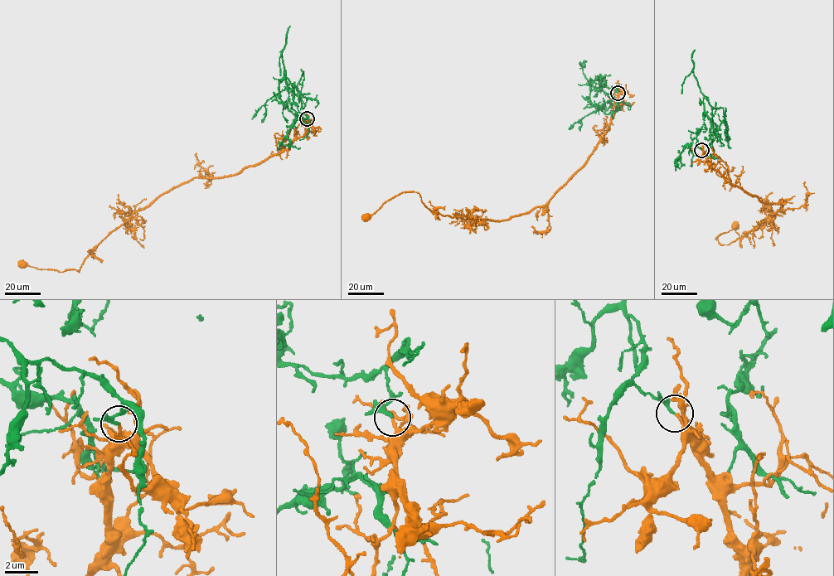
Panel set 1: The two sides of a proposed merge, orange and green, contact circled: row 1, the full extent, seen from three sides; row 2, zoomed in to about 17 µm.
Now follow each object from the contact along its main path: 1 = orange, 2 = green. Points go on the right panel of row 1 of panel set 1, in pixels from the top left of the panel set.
1: (701, 150), (728, 181), (763, 202), (783, 200), (754, 229), (720, 244), (715, 239), (734, 225)
2: (701, 150), (697, 146), (696, 137), (704, 123), (705, 96), (713, 108), (723, 108), (726, 140), (730, 147)

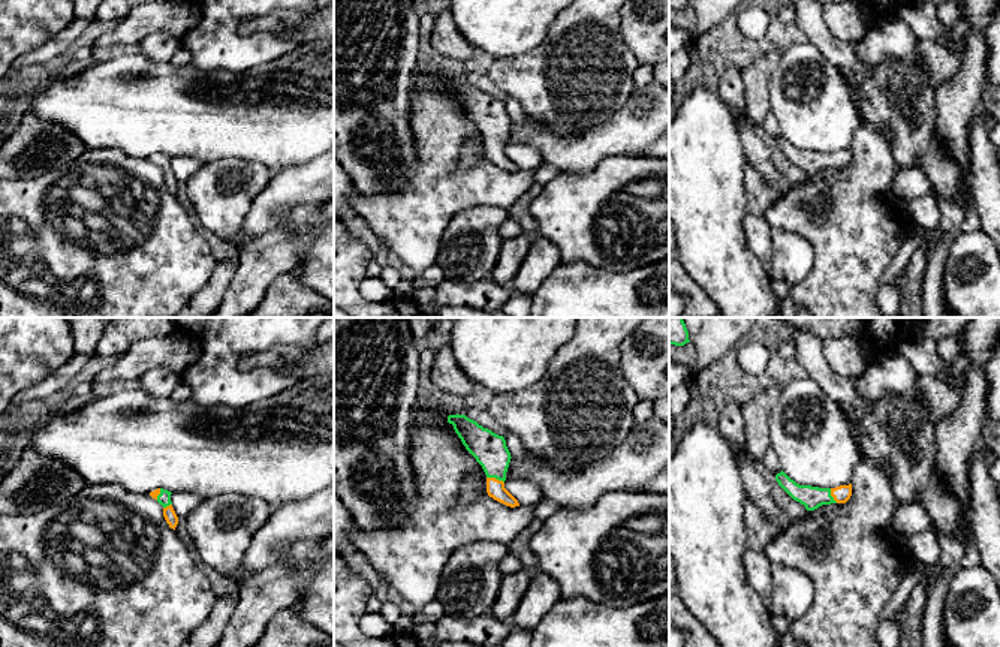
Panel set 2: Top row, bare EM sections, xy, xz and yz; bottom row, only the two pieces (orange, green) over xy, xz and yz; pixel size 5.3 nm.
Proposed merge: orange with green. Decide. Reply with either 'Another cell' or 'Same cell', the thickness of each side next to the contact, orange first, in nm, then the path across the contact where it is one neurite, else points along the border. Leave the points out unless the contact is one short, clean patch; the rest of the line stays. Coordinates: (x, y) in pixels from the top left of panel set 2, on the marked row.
Another cell. Thickness 100 nm (orange) against 180 nm. Boundary: xz (487, 477), (494, 477), (503, 483)

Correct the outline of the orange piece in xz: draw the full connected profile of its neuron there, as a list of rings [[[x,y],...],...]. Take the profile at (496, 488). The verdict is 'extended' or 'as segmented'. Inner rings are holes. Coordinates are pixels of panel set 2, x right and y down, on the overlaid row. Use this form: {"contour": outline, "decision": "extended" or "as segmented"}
{"contour": [[[487,478],[487,493],[494,500],[515,508],[519,506],[518,500],[504,488],[504,482],[496,478]]], "decision": "as segmented"}

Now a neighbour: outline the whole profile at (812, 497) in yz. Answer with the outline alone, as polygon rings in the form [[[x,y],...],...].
[[[783,470],[775,475],[775,481],[793,500],[804,505],[807,511],[814,511],[822,505],[837,503],[831,496],[831,488],[799,485]]]

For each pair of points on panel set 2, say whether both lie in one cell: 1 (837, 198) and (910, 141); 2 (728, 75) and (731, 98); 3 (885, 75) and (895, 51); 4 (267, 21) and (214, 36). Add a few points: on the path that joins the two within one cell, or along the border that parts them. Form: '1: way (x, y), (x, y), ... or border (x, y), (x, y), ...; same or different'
1: border (872, 128), (888, 144), (900, 166); different
2: way (729, 81), (731, 92); same
3: border (857, 56), (870, 69), (918, 57); different
4: border (255, 30), (289, 38); different

